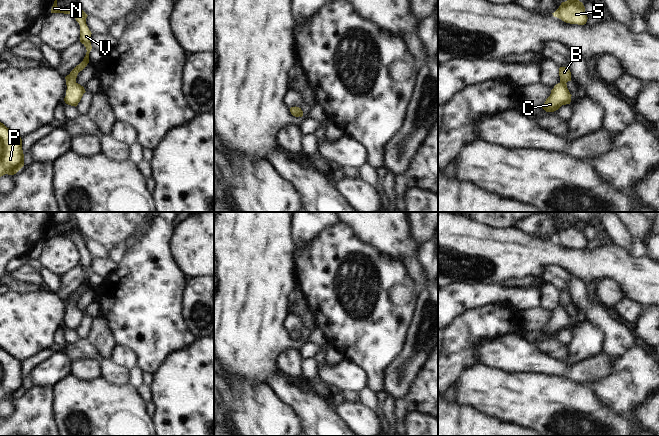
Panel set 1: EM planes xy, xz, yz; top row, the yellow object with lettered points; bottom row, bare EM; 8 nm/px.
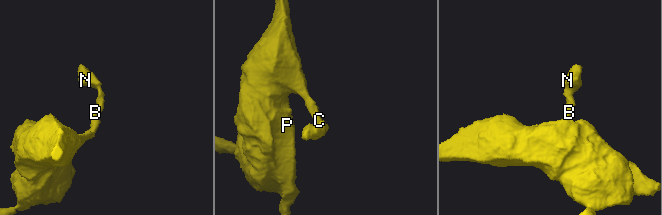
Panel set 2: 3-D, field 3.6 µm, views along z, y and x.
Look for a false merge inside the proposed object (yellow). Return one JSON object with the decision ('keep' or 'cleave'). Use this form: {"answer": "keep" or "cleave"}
{"answer": "keep"}

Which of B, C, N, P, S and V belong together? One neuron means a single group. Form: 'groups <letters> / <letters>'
groups B C N P S V

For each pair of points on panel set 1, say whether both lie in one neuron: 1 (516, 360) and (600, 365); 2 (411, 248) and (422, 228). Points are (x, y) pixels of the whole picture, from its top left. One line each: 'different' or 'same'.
1: same
2: different

